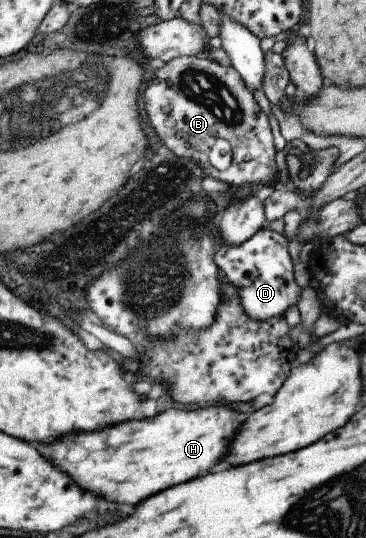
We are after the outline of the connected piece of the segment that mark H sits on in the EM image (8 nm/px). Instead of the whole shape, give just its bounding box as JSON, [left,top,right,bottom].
[48,405,244,504]

